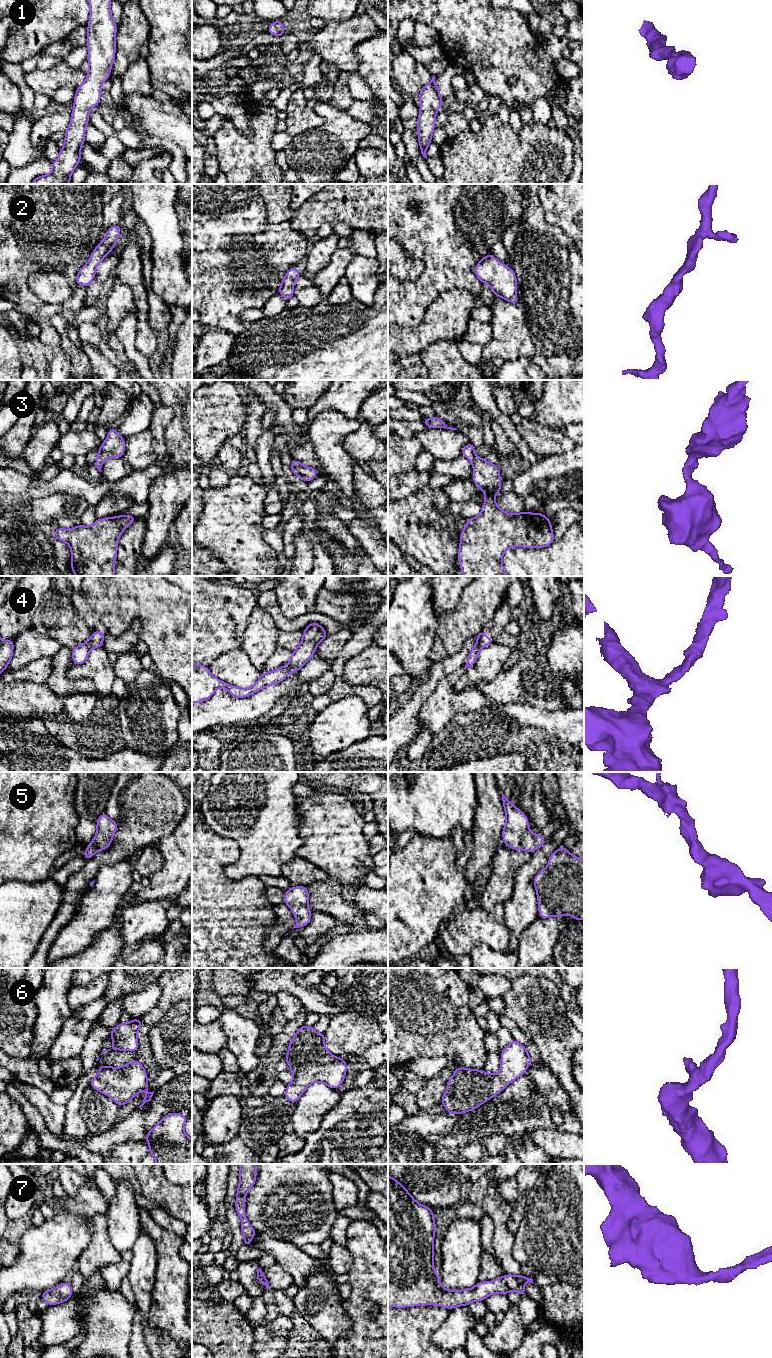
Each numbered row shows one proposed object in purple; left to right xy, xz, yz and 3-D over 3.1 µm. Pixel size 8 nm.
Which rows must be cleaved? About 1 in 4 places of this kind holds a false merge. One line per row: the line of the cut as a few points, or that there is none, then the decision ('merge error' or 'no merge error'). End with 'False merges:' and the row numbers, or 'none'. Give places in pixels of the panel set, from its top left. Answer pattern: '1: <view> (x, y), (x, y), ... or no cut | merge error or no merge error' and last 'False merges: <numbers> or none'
1: no cut | no merge error
2: no cut | no merge error
3: no cut | no merge error
4: no cut | no merge error
5: no cut | no merge error
6: no cut | no merge error
7: no cut | no merge error
False merges: none

